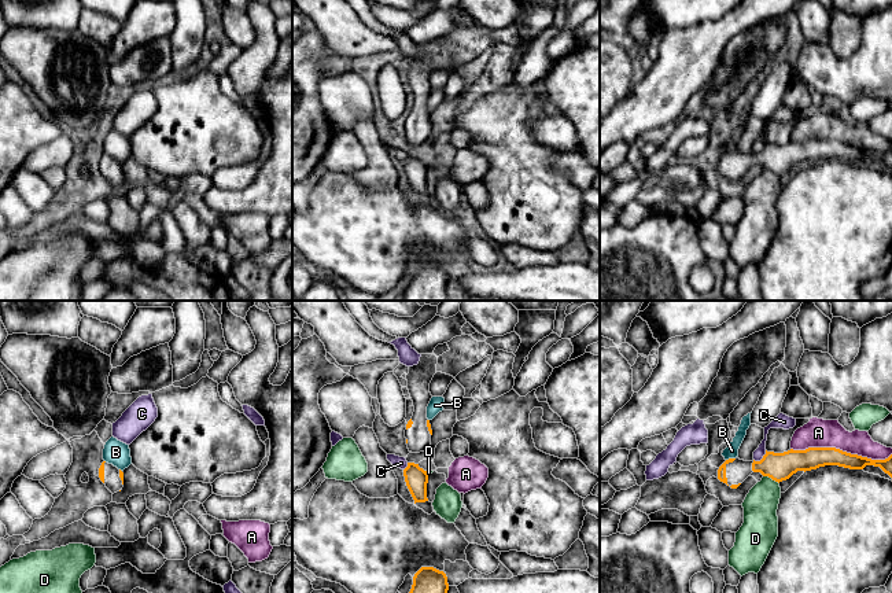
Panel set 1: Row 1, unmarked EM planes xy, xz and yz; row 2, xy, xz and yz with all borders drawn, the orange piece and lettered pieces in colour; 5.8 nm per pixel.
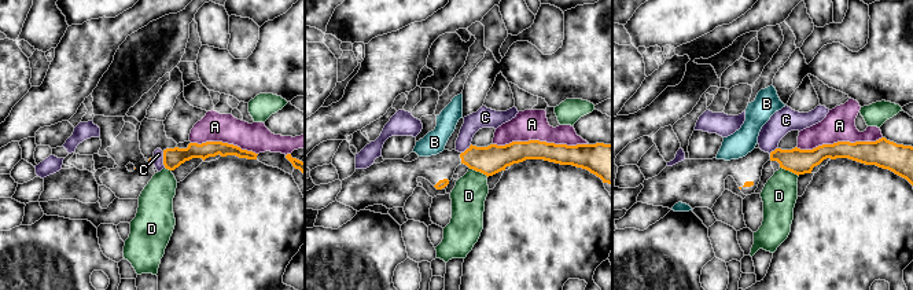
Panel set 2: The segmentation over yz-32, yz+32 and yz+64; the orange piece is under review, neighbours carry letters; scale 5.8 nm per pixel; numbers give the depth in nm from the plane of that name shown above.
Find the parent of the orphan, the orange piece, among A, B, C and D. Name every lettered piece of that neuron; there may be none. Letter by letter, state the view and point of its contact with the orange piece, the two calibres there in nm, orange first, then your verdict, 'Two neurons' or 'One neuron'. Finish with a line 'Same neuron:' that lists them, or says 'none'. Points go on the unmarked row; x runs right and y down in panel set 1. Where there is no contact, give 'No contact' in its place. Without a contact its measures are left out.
A: Touches orange at yz (841, 143). Thickness 130 nm (orange) against 170 nm. Two neurons
B: Touches orange at yz (730, 151). Thickness 50 nm (orange) against 80 nm. Two neurons
C: Touches orange at yz (762, 151). Thickness 160 nm (orange) against 80 nm. Two neurons
D: Touches orange at yz (771, 170). Thickness 160 nm (orange) against 200 nm. Two neurons
Same neuron: none

